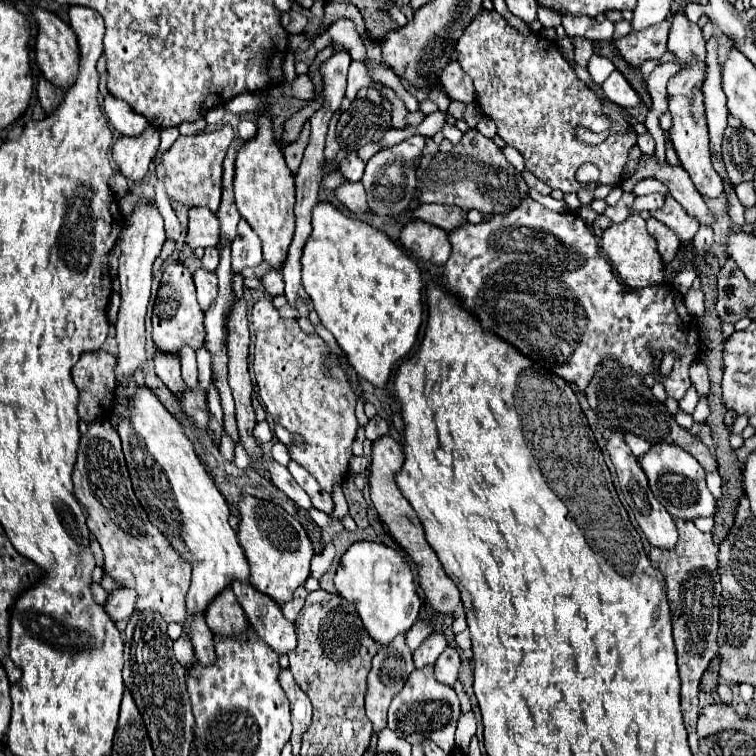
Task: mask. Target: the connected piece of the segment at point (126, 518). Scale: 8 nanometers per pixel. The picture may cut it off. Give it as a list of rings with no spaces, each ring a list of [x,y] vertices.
[[[107,419],[89,423],[87,433],[81,437],[79,457],[77,457],[77,465],[73,471],[73,485],[75,485],[75,497],[89,511],[87,527],[89,527],[91,535],[99,541],[99,545],[105,553],[105,567],[103,567],[105,573],[111,575],[113,579],[117,579],[119,583],[123,583],[125,587],[133,587],[137,591],[137,609],[139,611],[145,611],[145,609],[159,611],[167,623],[179,623],[183,627],[183,633],[191,637],[197,659],[203,661],[203,665],[209,665],[211,657],[215,657],[215,653],[211,649],[213,631],[207,627],[205,621],[191,621],[189,623],[185,619],[185,595],[189,589],[191,565],[187,561],[183,561],[183,557],[171,547],[167,537],[149,521],[145,509],[141,507],[139,499],[135,497],[129,473],[127,473],[127,465],[123,459],[123,451],[121,451],[121,439]]]

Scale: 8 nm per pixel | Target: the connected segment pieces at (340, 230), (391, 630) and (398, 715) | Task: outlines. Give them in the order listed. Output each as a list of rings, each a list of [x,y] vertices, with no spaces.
[[[331,203],[315,205],[311,225],[313,233],[301,257],[303,287],[311,297],[321,323],[333,333],[337,345],[345,353],[347,361],[353,365],[355,373],[359,377],[365,377],[375,387],[385,389],[393,365],[411,351],[423,321],[421,269],[385,233],[373,229],[371,225],[359,219],[343,215]]]
[[[371,541],[353,543],[345,551],[337,567],[335,589],[343,599],[355,605],[367,633],[379,645],[387,645],[397,635],[407,633],[419,615],[421,599],[415,591],[411,567],[397,551],[383,543]]]
[[[427,665],[423,669],[415,669],[409,675],[409,681],[401,689],[401,693],[397,693],[397,697],[391,701],[391,707],[389,707],[389,729],[395,731],[397,737],[409,741],[411,745],[431,739],[445,753],[451,753],[459,715],[461,715],[459,699],[457,699],[453,687],[447,687],[447,685],[439,683],[435,679],[433,667]]]

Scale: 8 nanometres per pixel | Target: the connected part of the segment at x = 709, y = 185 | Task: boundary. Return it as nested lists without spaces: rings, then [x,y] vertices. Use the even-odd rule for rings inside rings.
[[[683,9],[675,13],[671,21],[671,31],[669,31],[669,45],[667,49],[675,55],[675,61],[685,63],[683,71],[673,75],[667,85],[669,93],[669,111],[673,115],[673,125],[669,129],[669,137],[673,143],[673,149],[679,157],[681,167],[689,173],[693,185],[703,197],[719,197],[723,193],[723,183],[721,177],[715,173],[709,157],[709,133],[707,133],[707,121],[705,121],[705,107],[703,107],[703,93],[701,85],[705,79],[705,41],[701,29],[687,21],[683,15]]]

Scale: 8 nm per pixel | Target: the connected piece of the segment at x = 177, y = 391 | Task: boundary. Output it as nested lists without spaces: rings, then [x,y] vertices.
[[[157,353],[155,355],[155,373],[177,399],[185,393],[187,385],[181,379],[181,369],[179,369],[177,357],[163,357],[163,353]]]

